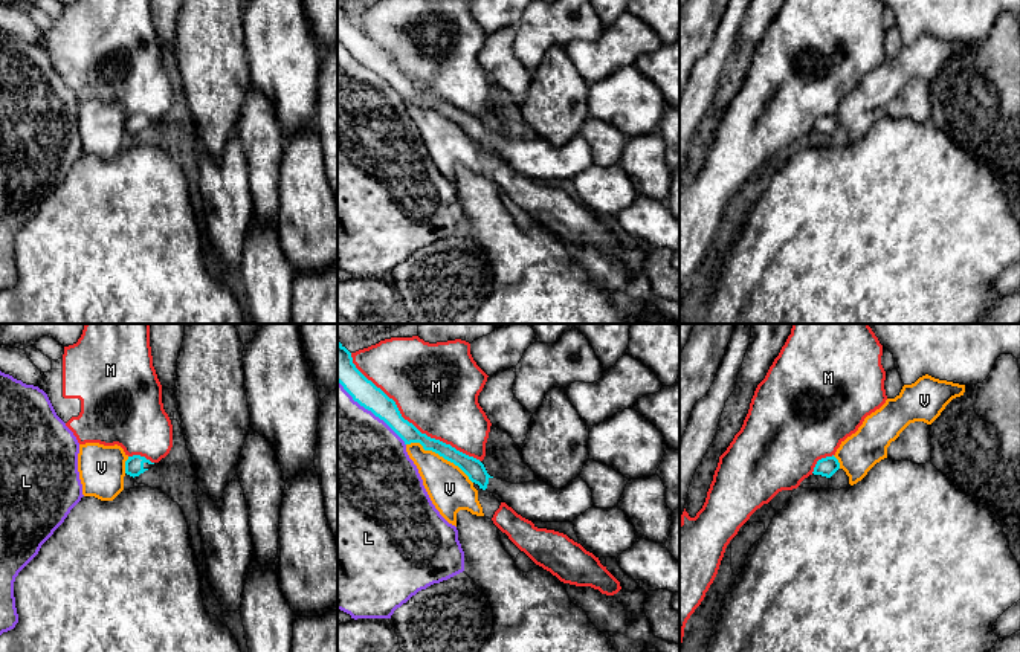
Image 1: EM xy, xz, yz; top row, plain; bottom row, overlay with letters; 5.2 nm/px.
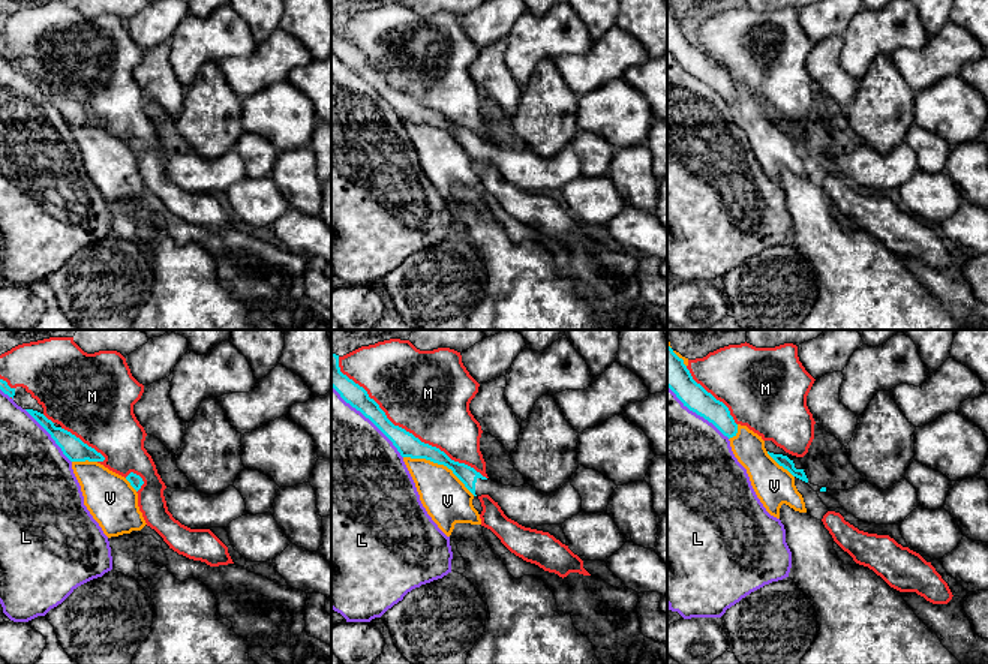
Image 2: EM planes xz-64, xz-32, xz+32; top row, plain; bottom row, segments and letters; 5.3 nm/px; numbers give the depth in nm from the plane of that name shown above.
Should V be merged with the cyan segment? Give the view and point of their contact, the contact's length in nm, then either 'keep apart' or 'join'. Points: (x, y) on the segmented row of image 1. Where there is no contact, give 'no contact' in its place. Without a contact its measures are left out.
xz (440, 455) | 400 nm | keep apart

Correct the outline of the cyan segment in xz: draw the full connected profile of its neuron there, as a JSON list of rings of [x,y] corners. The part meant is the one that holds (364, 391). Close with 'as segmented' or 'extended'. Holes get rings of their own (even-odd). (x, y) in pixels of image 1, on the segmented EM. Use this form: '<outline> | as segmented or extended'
[[[339,341],[337,382],[354,402],[383,420],[405,444],[420,443],[424,450],[432,450],[454,463],[479,489],[499,495],[508,507],[531,522],[573,522],[594,505],[592,492],[582,478],[570,481],[562,489],[554,489],[539,479],[512,484],[490,476],[479,460],[421,434],[402,417],[395,402],[356,368],[351,353]]] | extended

